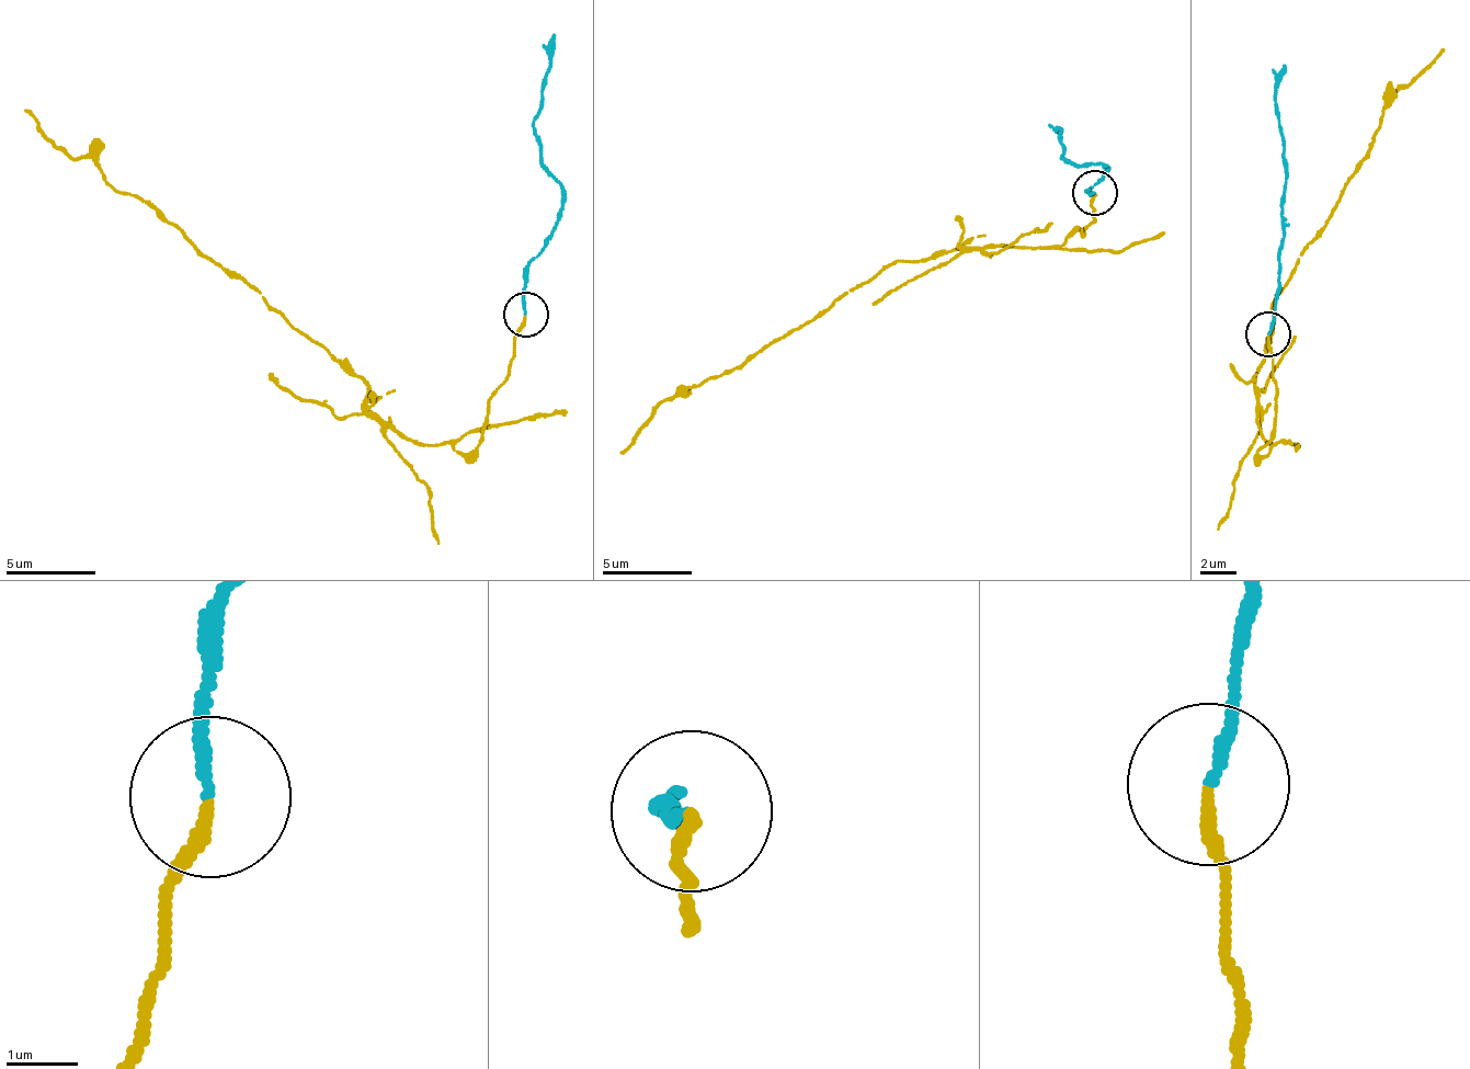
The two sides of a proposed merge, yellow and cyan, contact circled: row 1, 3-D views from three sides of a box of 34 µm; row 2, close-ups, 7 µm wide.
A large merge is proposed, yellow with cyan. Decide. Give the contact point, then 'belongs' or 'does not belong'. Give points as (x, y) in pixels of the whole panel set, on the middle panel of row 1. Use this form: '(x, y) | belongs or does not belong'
(1094, 192) | does not belong

